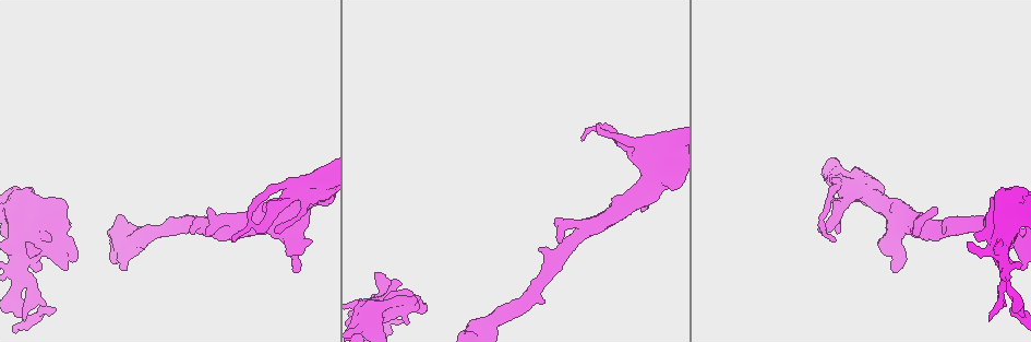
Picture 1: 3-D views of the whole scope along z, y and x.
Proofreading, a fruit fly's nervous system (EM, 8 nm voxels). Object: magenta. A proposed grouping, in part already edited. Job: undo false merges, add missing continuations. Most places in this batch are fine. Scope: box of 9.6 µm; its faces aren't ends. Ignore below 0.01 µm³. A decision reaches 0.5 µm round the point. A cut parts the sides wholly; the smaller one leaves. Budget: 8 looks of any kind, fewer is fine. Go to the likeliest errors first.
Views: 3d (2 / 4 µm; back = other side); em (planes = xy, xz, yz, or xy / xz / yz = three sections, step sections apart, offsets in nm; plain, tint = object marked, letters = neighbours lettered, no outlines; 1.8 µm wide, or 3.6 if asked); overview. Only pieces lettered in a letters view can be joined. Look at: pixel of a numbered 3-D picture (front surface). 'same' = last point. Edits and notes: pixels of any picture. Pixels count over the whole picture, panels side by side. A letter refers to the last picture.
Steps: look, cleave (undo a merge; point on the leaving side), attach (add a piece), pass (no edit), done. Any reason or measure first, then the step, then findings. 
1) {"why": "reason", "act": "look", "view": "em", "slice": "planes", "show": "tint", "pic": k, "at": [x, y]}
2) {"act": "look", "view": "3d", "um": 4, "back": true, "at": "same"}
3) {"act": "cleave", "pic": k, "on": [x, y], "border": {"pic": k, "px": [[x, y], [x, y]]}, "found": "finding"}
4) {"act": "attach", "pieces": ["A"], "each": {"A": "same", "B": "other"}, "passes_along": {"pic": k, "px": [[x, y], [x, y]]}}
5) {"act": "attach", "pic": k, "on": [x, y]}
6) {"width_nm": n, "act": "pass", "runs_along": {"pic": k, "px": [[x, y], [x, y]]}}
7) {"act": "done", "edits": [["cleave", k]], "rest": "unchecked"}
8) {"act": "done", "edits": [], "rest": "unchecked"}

{"why": "closes a loop", "act": "look", "view": "3d", "um": 4, "pic": 1, "at": [1004, 245]}

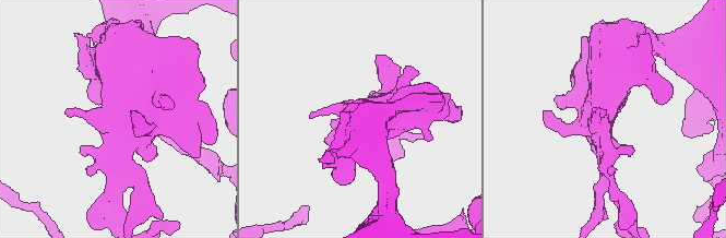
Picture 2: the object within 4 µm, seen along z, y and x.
{"why": "shape alone is not enough", "act": "look", "view": "em", "um": 3.6, "slice": "yz", "step": 16, "show": "tint", "pic": 2, "at": [129, 118]}

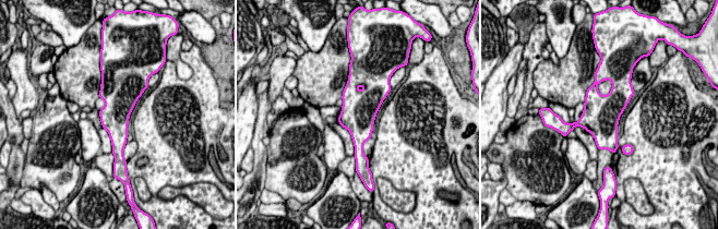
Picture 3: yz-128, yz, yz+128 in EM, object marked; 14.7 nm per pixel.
{"act": "look", "view": "em", "um": 3.6, "slice": "planes", "show": "letters", "at": "same"}

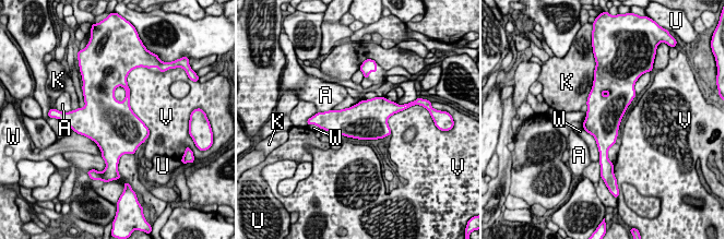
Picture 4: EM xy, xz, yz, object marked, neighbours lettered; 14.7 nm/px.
{"width_nm": 550, "longest_contact_nm": ["V", 850], "act": "pass", "each": {"A": "other", "K": "other", "U": "other", "V": "other", "W": "other"}, "found": "one cell here"}

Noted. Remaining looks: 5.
{"why": "free end", "act": "look", "view": "em", "slice": "yz", "step": 4, "show": "tint", "pic": 1, "at": [990, 317]}

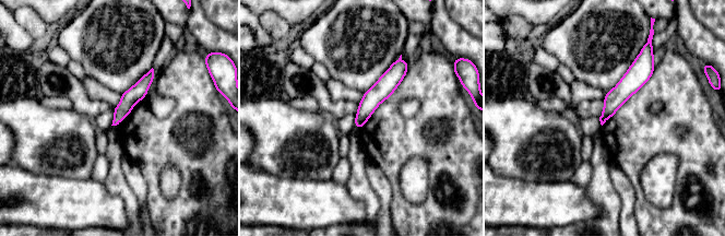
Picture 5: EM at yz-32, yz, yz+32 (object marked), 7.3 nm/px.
{"why": "cut it another way", "act": "look", "view": "em", "slice": "xz", "step": 4, "show": "letters", "at": "same"}

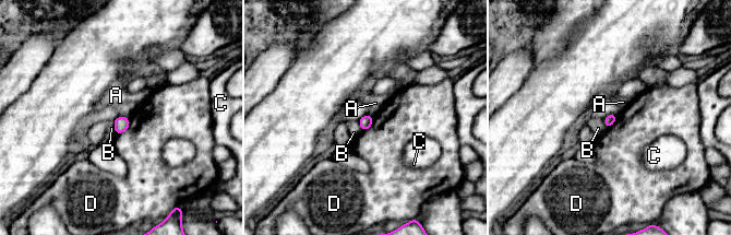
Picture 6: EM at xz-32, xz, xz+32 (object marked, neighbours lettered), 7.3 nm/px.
{"act": "pass", "each": {"A": "other", "B": "other", "C": "other", "D": "other"}, "border": {"pic": 6, "px": [[119, 115], [129, 118]]}, "found": "none of them fits"}

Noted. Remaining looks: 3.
{"why": "thick turns thin", "act": "look", "view": "3d", "um": 2, "back": true, "pic": 1, "at": [822, 223]}

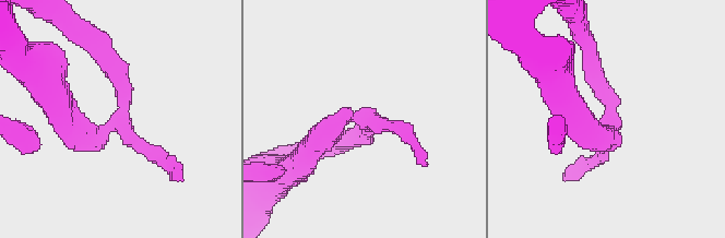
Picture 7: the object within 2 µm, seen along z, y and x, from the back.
{"why": "shape alone is not enough", "act": "look", "view": "em", "slice": "yz", "step": 4, "show": "tint", "pic": 7, "at": [609, 126]}

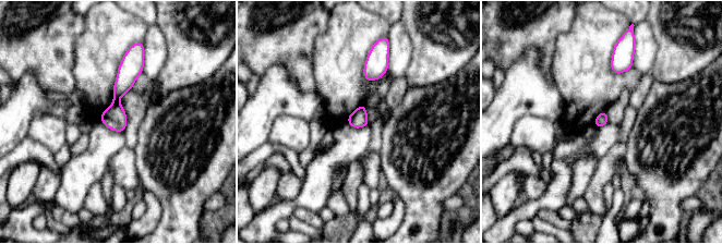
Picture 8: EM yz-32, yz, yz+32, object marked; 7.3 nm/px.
{"why": "another direction", "act": "look", "view": "em", "slice": "planes", "show": "letters", "at": "same"}

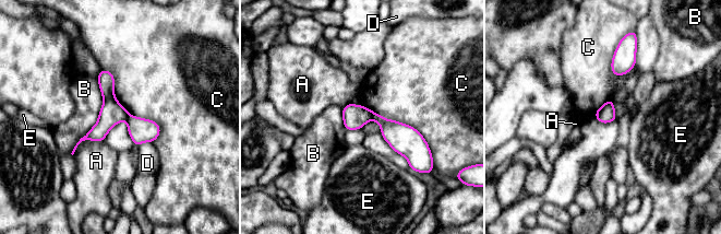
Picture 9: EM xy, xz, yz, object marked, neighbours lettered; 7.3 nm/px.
{"longest_contact_nm": ["C", 650], "act": "pass", "each": {"A": "other", "B": "other", "C": "other", "D": "other", "E": "other"}, "runs_along": {"pic": 9, "px": [[345, 110], [379, 118], [418, 151]]}, "found": "continuous, no second cell"}

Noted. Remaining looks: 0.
{"act": "done", "edits": [], "rest": "unchecked"}

